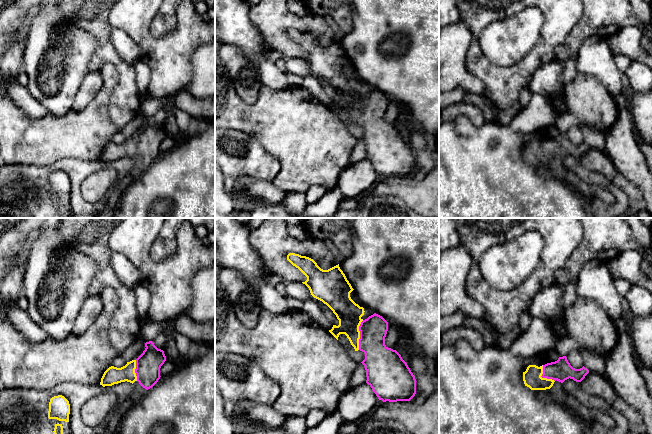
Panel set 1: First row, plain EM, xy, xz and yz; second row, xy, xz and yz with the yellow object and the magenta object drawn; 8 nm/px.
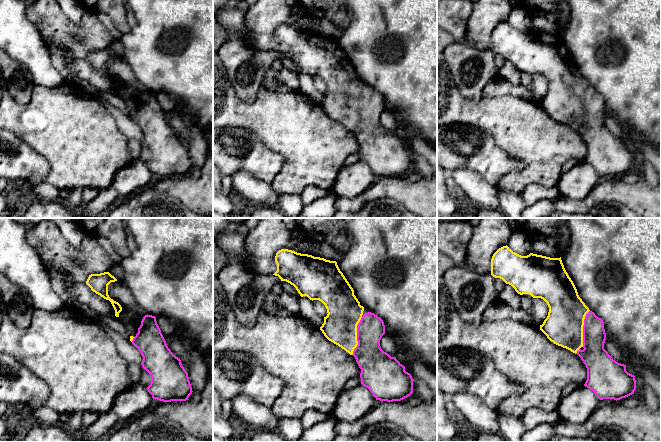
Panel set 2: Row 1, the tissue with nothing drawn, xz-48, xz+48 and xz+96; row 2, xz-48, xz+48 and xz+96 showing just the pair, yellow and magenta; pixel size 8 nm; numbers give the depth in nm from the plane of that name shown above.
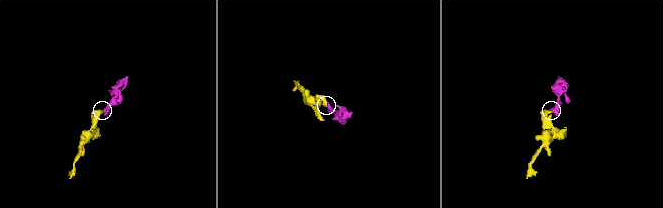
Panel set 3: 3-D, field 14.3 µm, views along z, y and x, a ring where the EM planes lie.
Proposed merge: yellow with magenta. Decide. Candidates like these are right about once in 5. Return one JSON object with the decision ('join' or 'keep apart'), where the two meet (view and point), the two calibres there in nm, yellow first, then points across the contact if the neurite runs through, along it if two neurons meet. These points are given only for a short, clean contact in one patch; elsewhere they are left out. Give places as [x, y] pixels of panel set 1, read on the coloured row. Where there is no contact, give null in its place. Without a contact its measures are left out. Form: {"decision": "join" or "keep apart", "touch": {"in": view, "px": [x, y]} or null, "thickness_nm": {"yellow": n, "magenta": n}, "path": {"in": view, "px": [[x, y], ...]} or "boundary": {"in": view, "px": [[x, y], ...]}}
{"decision": "join", "touch": {"in": "xz", "px": [359, 335]}, "thickness_nm": {"yellow": 200, "magenta": 240}, "path": {"in": "xz", "px": [[349, 314], [350, 323], [359, 335], [376, 352], [379, 359]]}}

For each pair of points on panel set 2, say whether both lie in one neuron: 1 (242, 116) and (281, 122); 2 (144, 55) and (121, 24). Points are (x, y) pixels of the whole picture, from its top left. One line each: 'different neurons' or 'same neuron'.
1: same neuron
2: different neurons

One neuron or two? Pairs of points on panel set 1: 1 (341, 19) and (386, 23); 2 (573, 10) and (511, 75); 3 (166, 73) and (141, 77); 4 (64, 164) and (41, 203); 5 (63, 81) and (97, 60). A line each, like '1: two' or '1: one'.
1: two
2: one
3: two
4: one
5: two

